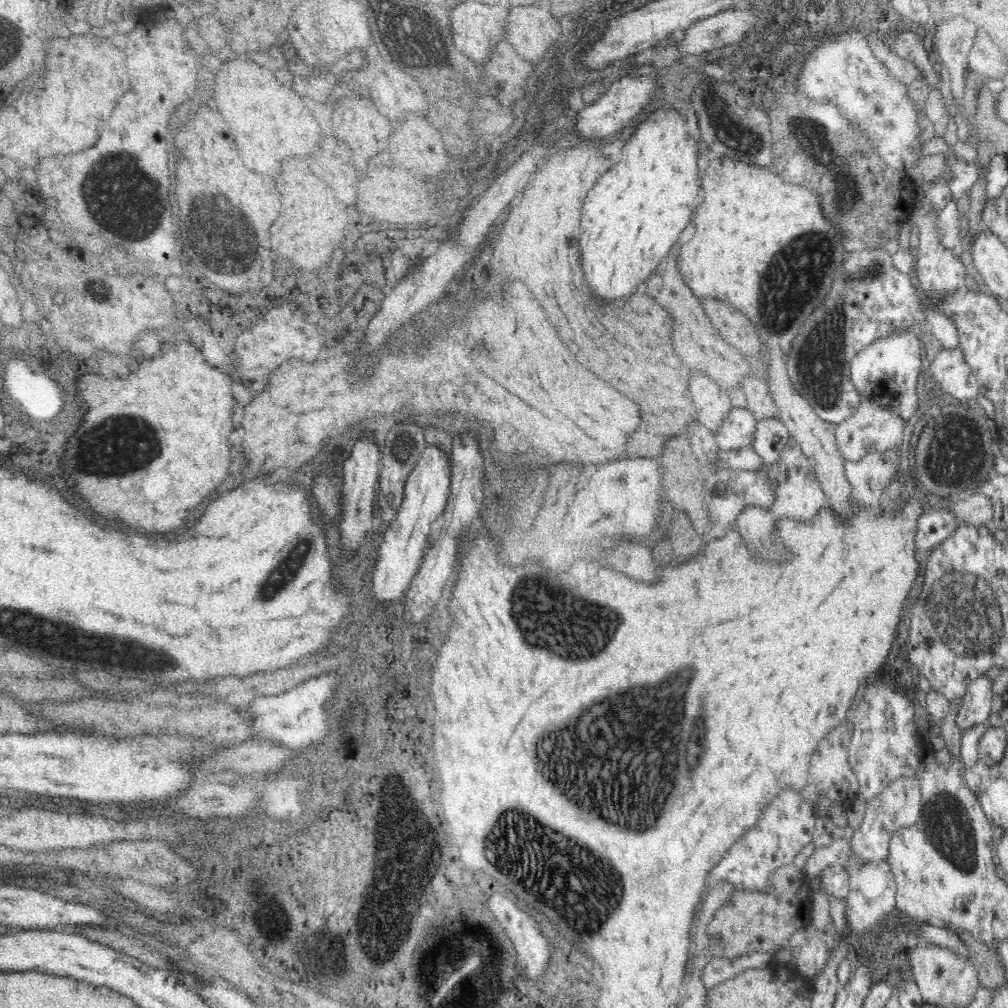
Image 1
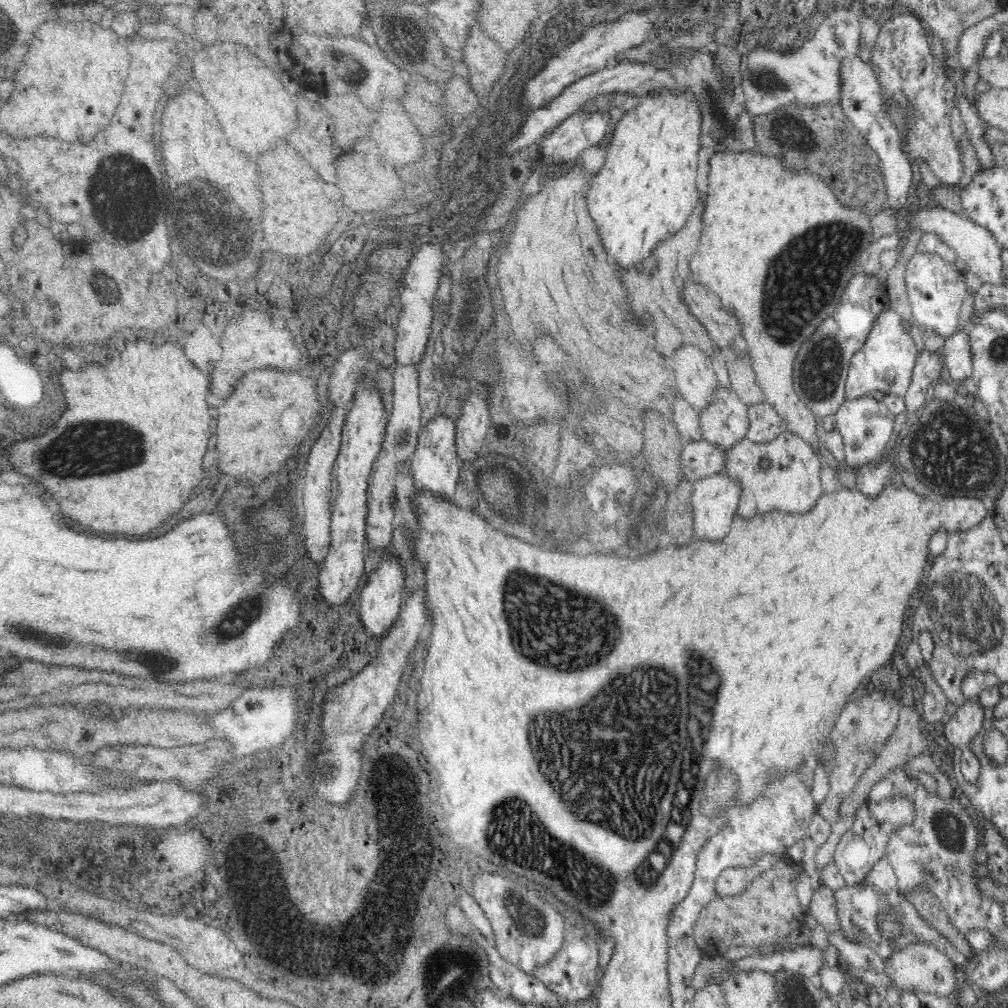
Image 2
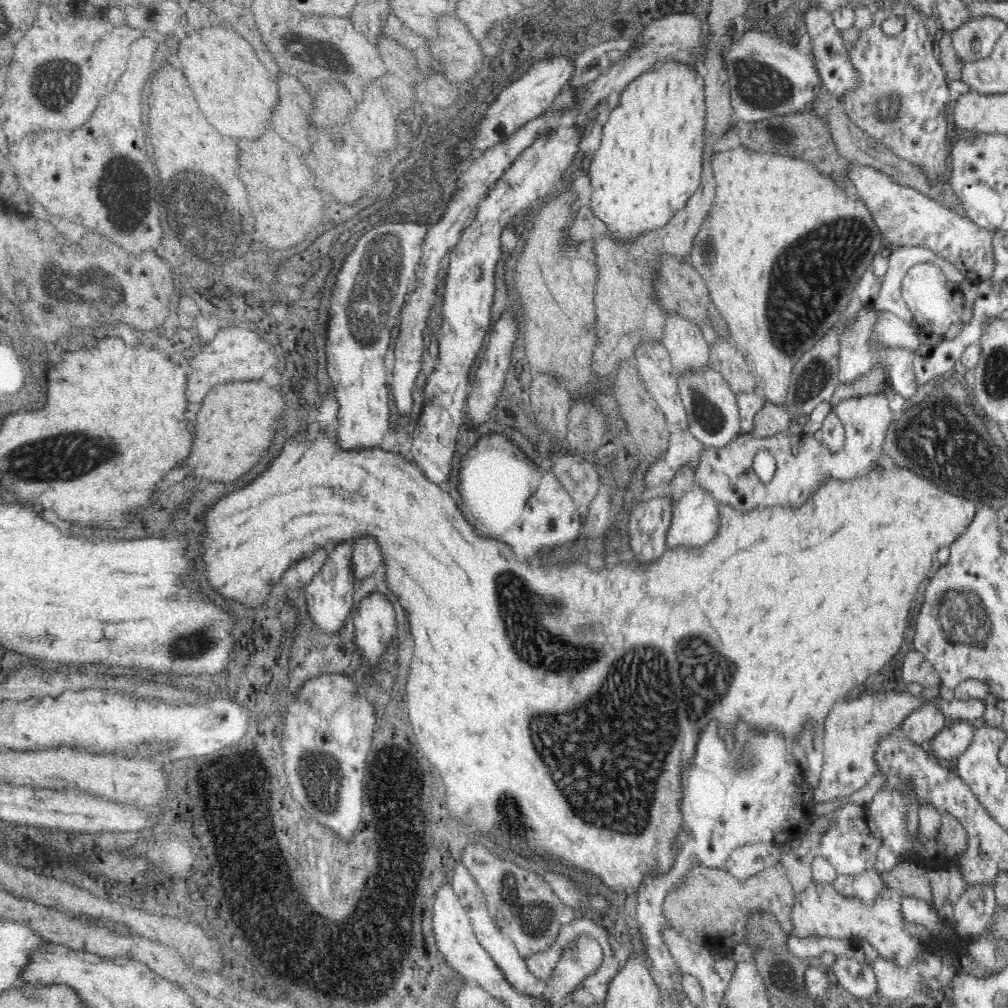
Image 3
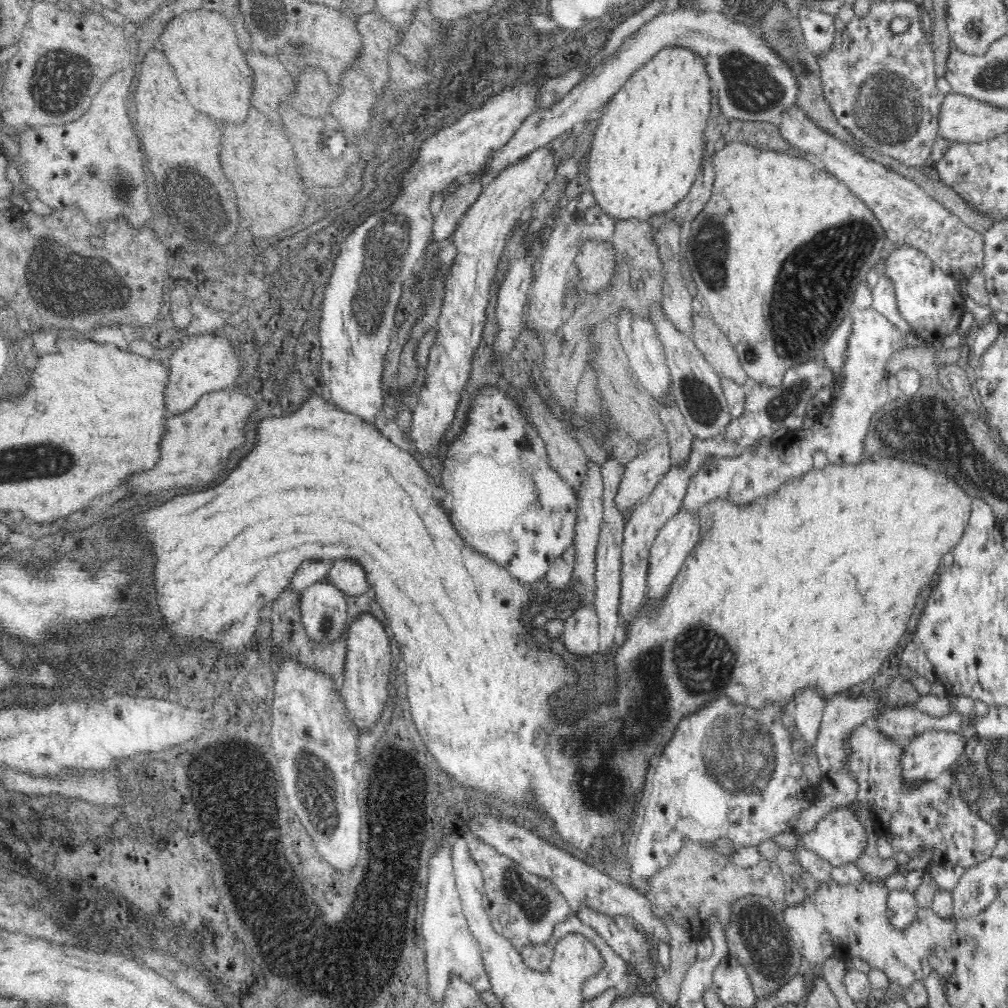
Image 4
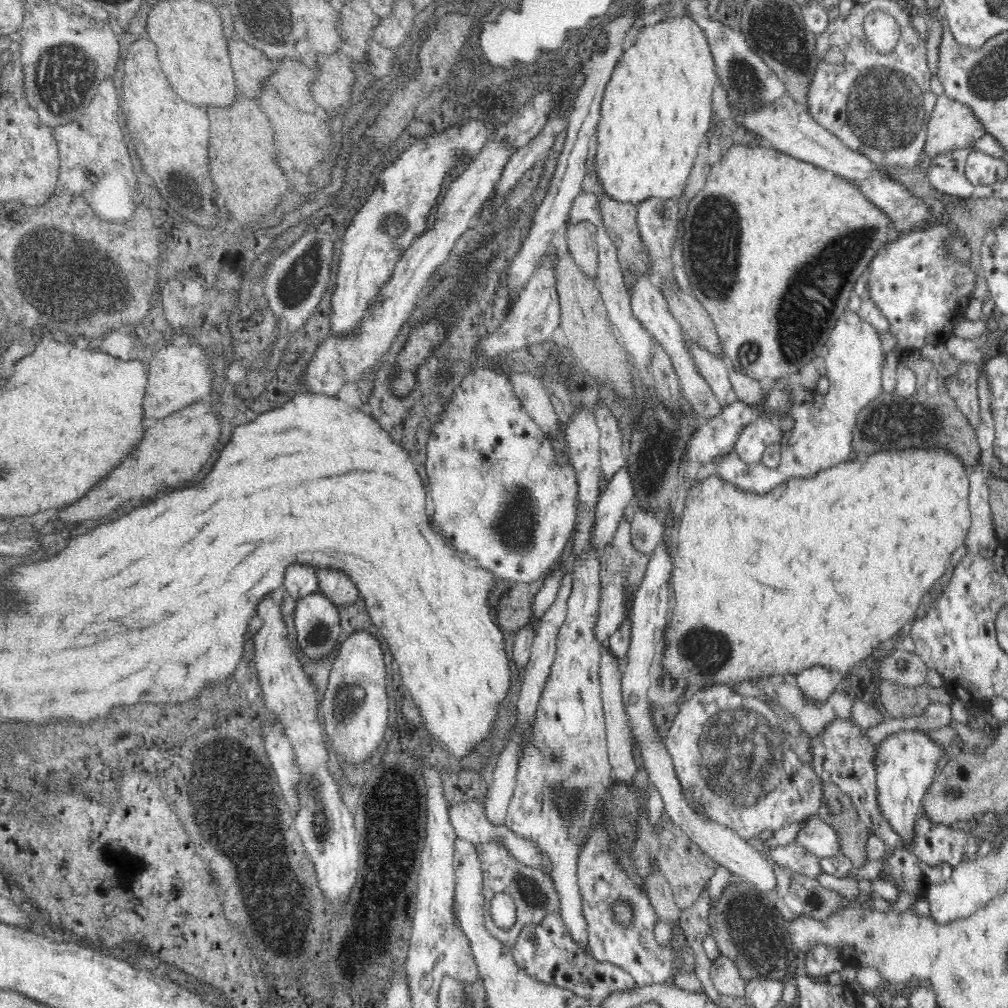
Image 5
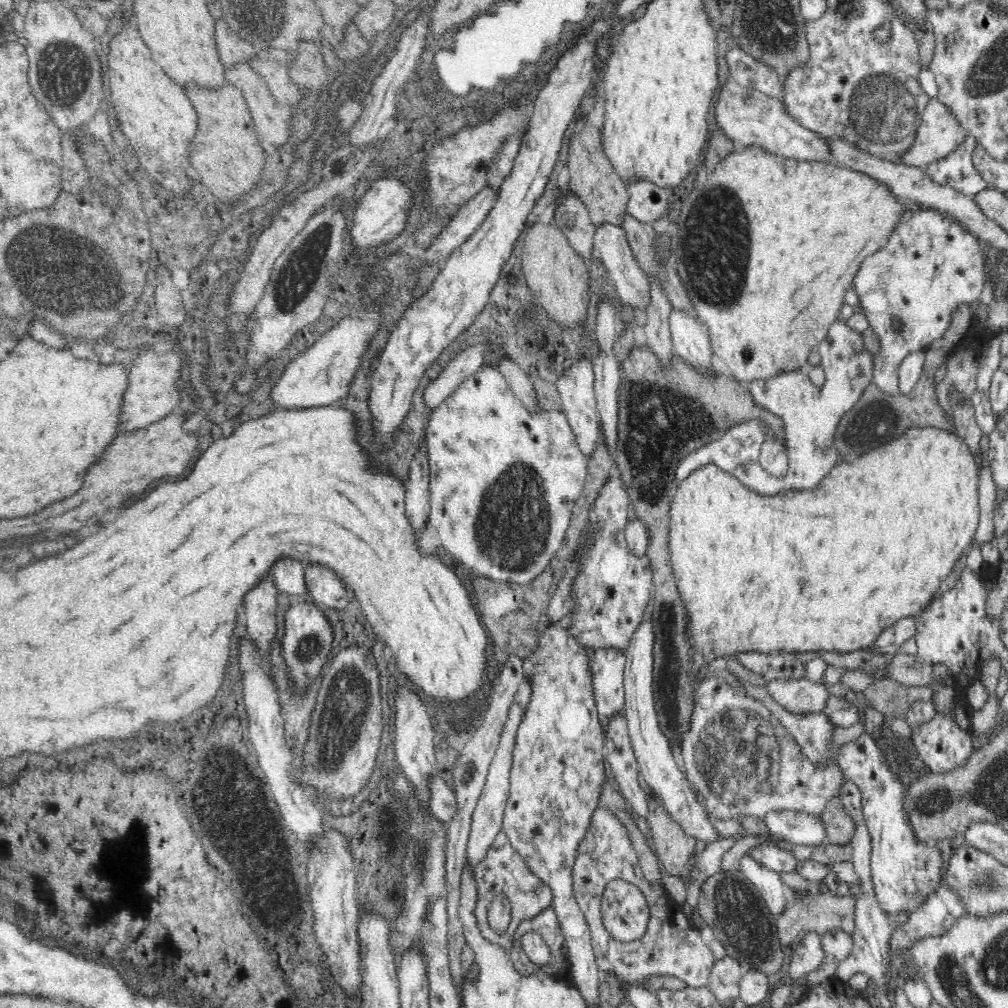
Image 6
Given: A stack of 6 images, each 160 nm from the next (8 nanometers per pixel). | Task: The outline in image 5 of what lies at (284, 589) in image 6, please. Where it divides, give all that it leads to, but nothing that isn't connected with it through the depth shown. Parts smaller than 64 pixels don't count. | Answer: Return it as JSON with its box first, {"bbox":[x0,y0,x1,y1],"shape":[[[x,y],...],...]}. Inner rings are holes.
{"bbox":[282,563,319,598],"shape":[[[293,563],[286,568],[282,589],[292,598],[316,593],[319,591],[317,571],[312,565]]]}

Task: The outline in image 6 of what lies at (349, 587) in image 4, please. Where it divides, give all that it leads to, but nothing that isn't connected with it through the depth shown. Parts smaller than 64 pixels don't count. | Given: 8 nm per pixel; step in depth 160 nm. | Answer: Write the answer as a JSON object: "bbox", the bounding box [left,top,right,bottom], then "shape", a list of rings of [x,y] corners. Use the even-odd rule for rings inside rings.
{"bbox":[304,563,352,611],"shape":[[[306,563],[304,581],[317,605],[323,604],[328,608],[337,608],[343,611],[352,600],[347,586],[339,576],[326,565]]]}

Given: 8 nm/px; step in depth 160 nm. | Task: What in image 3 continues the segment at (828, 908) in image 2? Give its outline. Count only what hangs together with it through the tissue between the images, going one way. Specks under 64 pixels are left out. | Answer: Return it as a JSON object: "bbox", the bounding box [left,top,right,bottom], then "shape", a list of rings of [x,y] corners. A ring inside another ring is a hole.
{"bbox":[789,881,992,979],"shape":[[[815,881],[796,896],[797,899],[791,907],[791,920],[794,927],[789,936],[846,939],[854,943],[868,941],[878,951],[880,958],[892,961],[903,968],[912,966],[922,952],[940,954],[941,958],[949,955],[953,959],[957,974],[969,974],[982,979],[992,976],[992,972],[987,972],[984,967],[974,963],[974,959],[968,955],[968,946],[976,941],[975,938],[965,939],[957,934],[952,937],[952,933],[944,932],[944,930],[951,930],[944,918],[942,918],[942,935],[907,922],[900,911],[902,897],[888,886],[881,891],[873,903],[865,903],[854,896],[844,896],[836,892],[833,885]]]}

